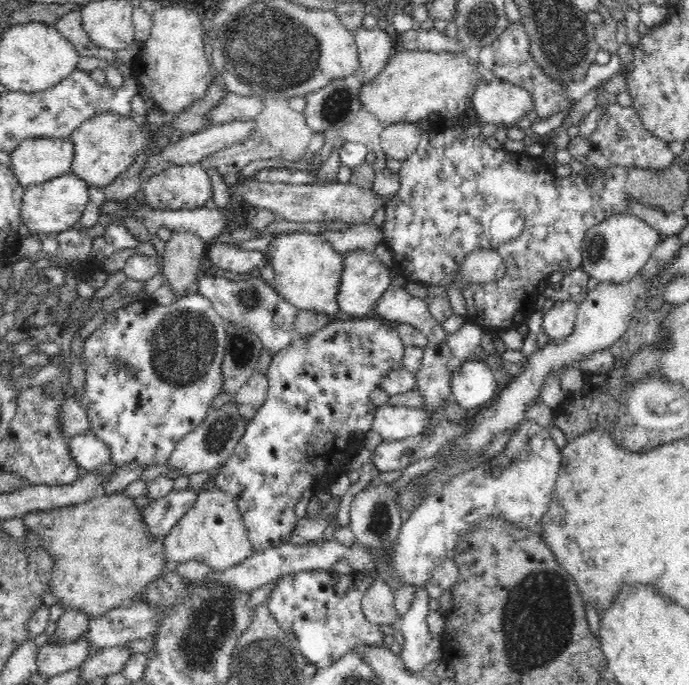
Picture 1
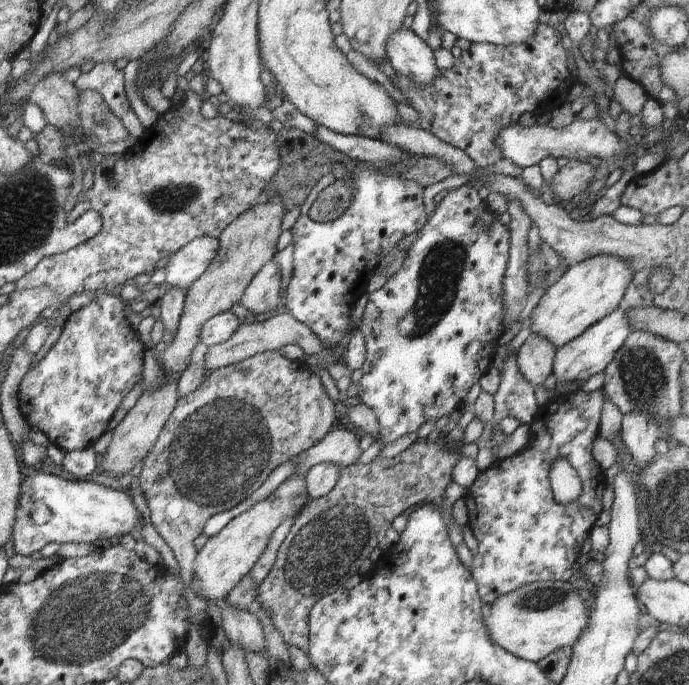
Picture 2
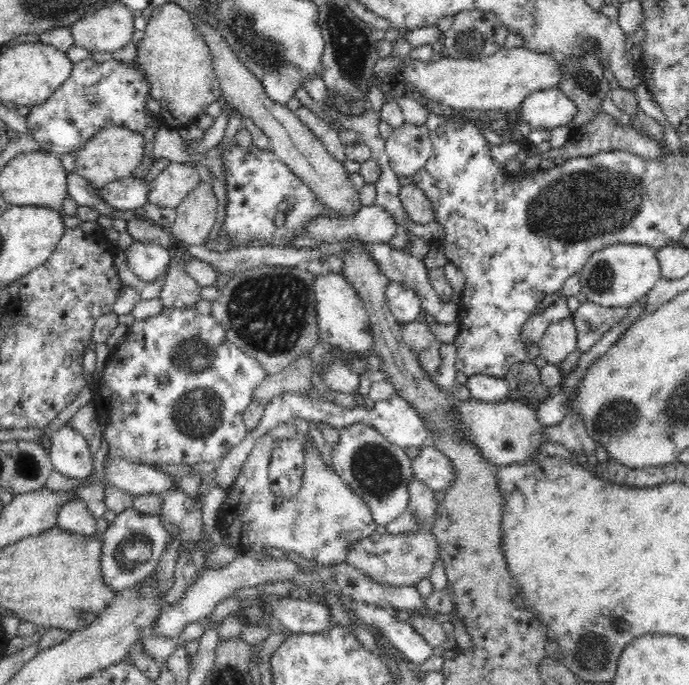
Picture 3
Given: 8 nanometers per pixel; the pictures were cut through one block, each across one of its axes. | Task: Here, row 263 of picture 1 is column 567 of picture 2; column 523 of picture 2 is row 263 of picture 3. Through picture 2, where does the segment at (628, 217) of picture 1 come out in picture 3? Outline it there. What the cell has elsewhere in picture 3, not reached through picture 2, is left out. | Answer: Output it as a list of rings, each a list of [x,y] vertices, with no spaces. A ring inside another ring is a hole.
[[[618,242],[594,252],[579,275],[581,291],[586,294],[588,301],[600,306],[618,308],[632,306],[640,298],[644,298],[660,280],[661,266],[657,251],[651,246]]]

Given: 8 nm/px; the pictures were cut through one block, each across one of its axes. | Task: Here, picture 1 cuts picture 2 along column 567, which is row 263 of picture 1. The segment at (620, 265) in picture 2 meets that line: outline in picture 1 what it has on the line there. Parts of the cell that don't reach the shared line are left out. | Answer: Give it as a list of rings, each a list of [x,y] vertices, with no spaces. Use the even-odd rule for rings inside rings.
[[[290,232],[274,234],[266,246],[264,256],[269,257],[275,273],[275,290],[299,310],[313,310],[330,316],[330,320],[343,317],[338,305],[340,280],[344,272],[344,256],[321,234]]]

